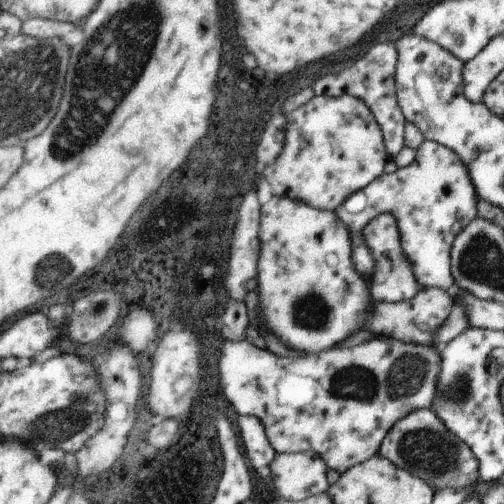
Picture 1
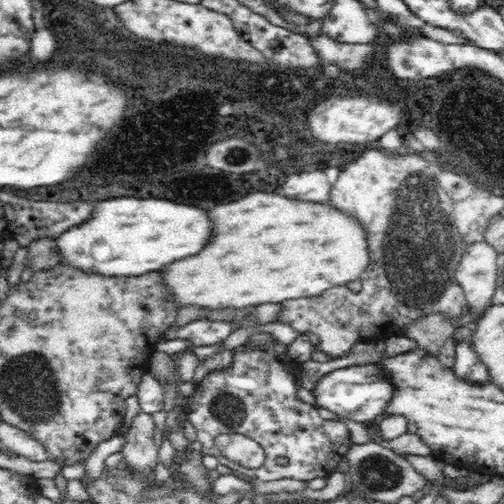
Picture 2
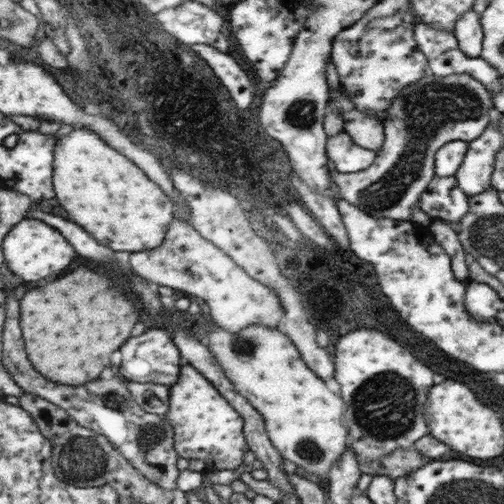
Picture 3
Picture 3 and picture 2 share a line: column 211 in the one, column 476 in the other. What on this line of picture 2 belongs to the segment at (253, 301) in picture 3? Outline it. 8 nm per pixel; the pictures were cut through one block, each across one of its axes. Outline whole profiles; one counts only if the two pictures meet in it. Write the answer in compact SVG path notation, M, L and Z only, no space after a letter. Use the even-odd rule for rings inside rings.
M486 242L476 246L466 246L468 252L462 252L462 260L456 268L456 280L466 296L466 312L472 312L472 326L492 308L492 298L498 282L498 252L492 250Z

